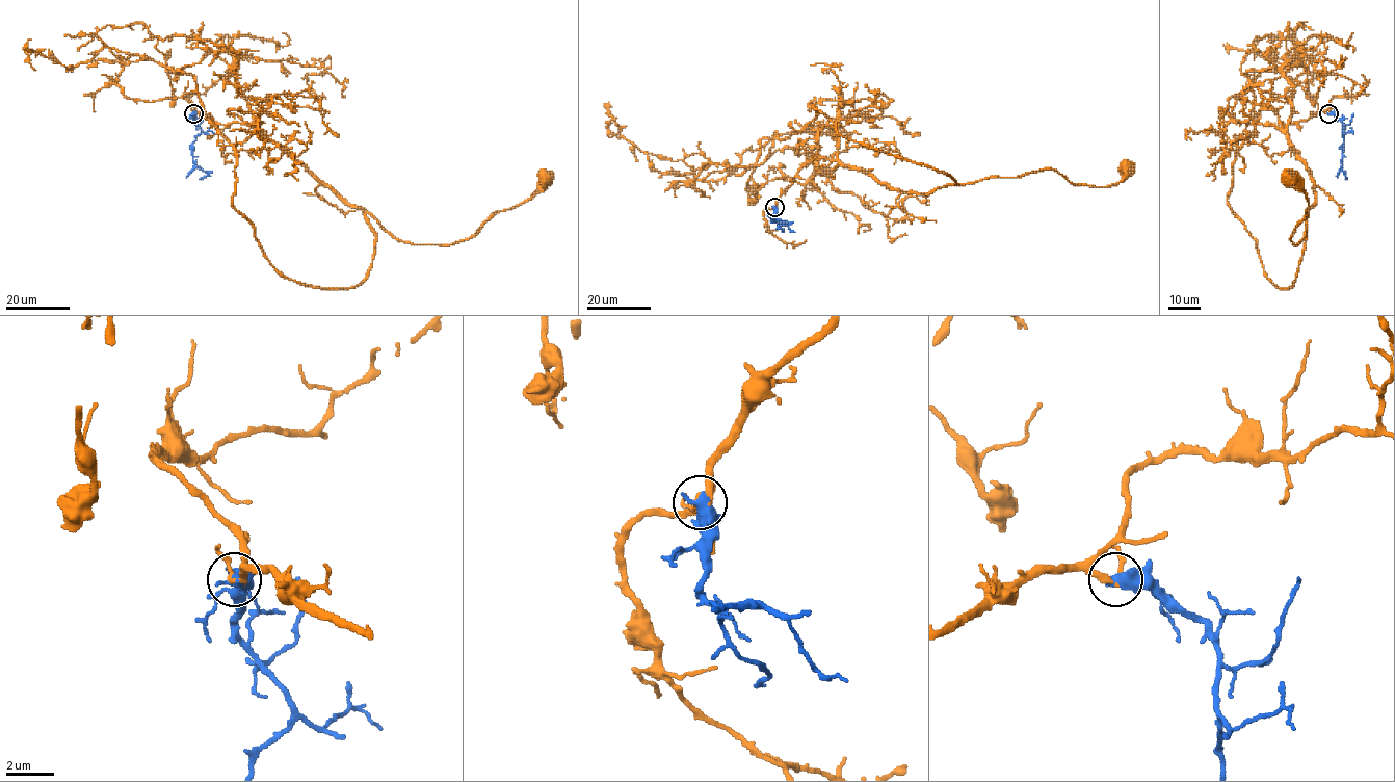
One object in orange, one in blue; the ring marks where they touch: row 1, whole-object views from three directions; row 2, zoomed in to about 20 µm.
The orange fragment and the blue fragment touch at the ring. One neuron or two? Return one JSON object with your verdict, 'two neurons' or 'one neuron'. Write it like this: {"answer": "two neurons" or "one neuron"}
{"answer": "one neuron"}

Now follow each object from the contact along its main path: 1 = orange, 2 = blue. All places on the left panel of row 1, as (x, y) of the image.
1: (193, 113), (255, 128), (336, 194), (413, 244), (467, 240), (499, 211), (537, 193), (545, 177)
2: (193, 113), (201, 132), (192, 145), (193, 163), (208, 174), (200, 178)

